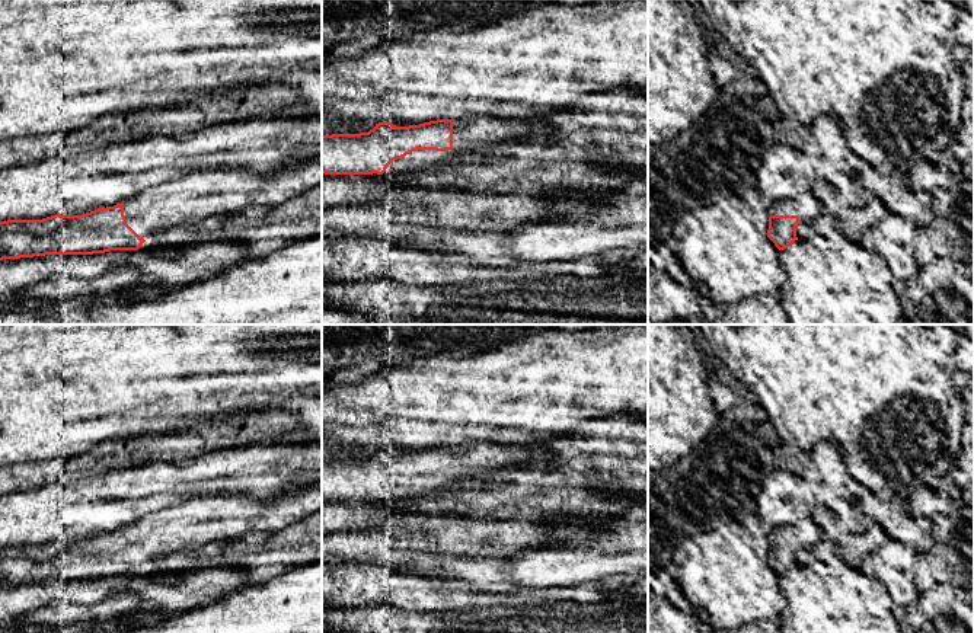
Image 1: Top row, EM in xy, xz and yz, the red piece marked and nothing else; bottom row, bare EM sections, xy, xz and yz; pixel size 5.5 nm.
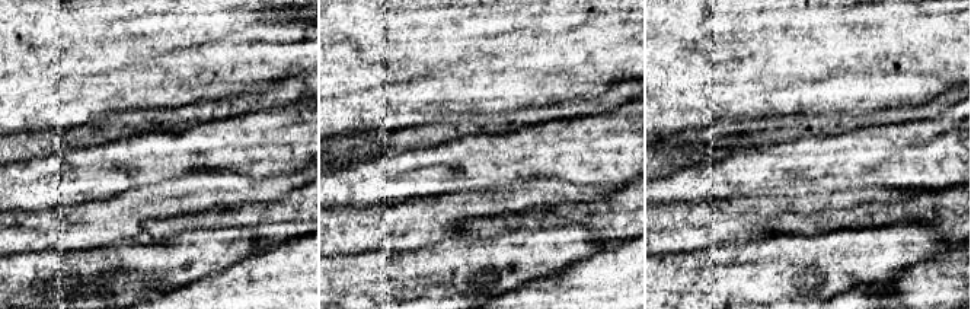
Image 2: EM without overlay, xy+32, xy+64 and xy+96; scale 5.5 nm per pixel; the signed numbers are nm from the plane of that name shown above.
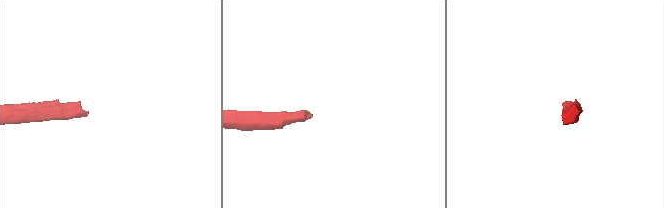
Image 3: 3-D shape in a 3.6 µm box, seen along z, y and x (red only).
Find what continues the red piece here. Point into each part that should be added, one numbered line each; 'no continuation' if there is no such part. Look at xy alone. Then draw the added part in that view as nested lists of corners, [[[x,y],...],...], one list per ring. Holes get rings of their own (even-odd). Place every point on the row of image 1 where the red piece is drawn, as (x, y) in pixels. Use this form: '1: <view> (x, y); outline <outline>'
1: xy (192, 198); outline [[[322,157],[268,176],[246,170],[201,170],[125,199],[124,215],[127,224],[149,240],[157,228],[239,215],[250,207],[278,207],[319,185]]]

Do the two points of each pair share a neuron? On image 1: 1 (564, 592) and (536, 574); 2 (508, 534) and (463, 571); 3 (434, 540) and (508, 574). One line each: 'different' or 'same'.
1: different
2: different
3: different

